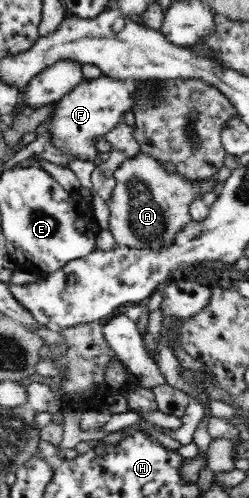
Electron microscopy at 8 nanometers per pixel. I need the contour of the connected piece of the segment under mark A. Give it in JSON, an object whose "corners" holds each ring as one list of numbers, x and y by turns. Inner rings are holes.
{"corners":[[142,150,124,159,113,175,117,183,112,202,108,202,108,230,114,235,118,247,132,250,158,252,176,244,178,234,193,222,190,214,193,203,202,200,209,207,224,188,224,182,211,177,190,179,178,171,170,172,162,159]]}

